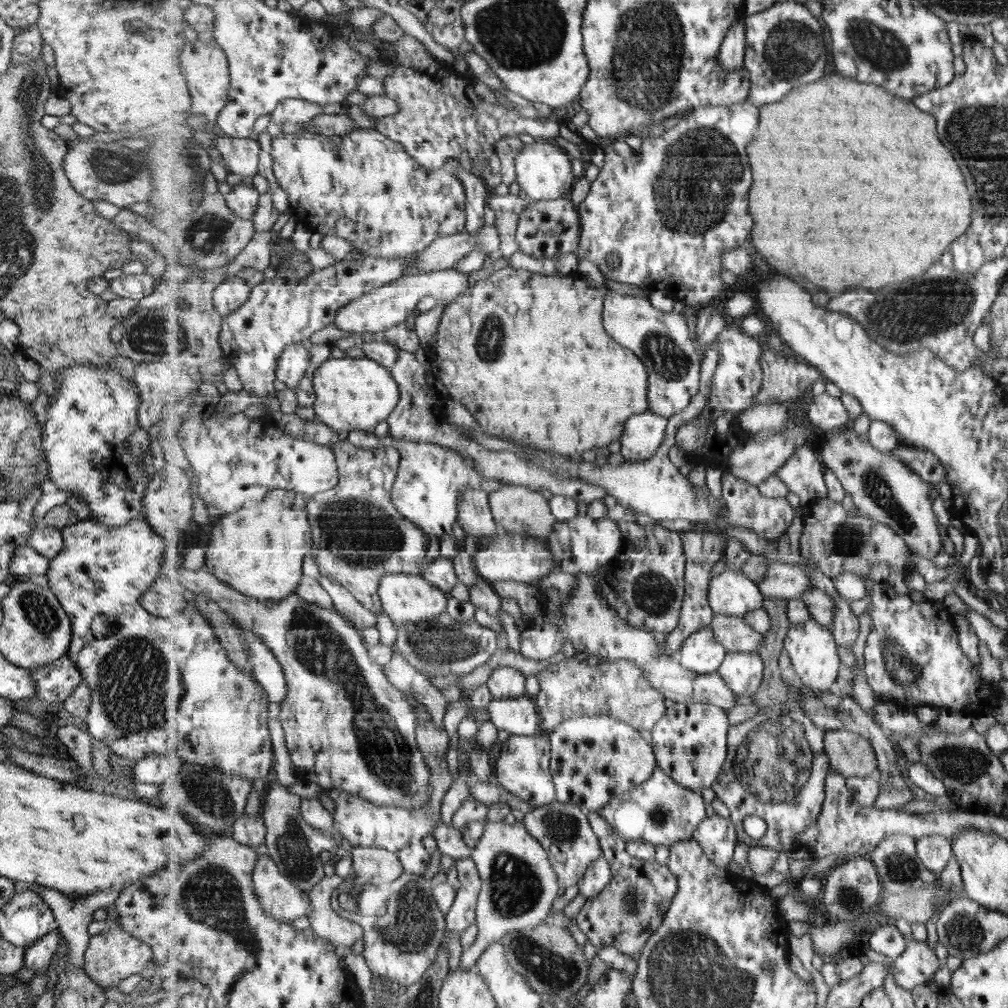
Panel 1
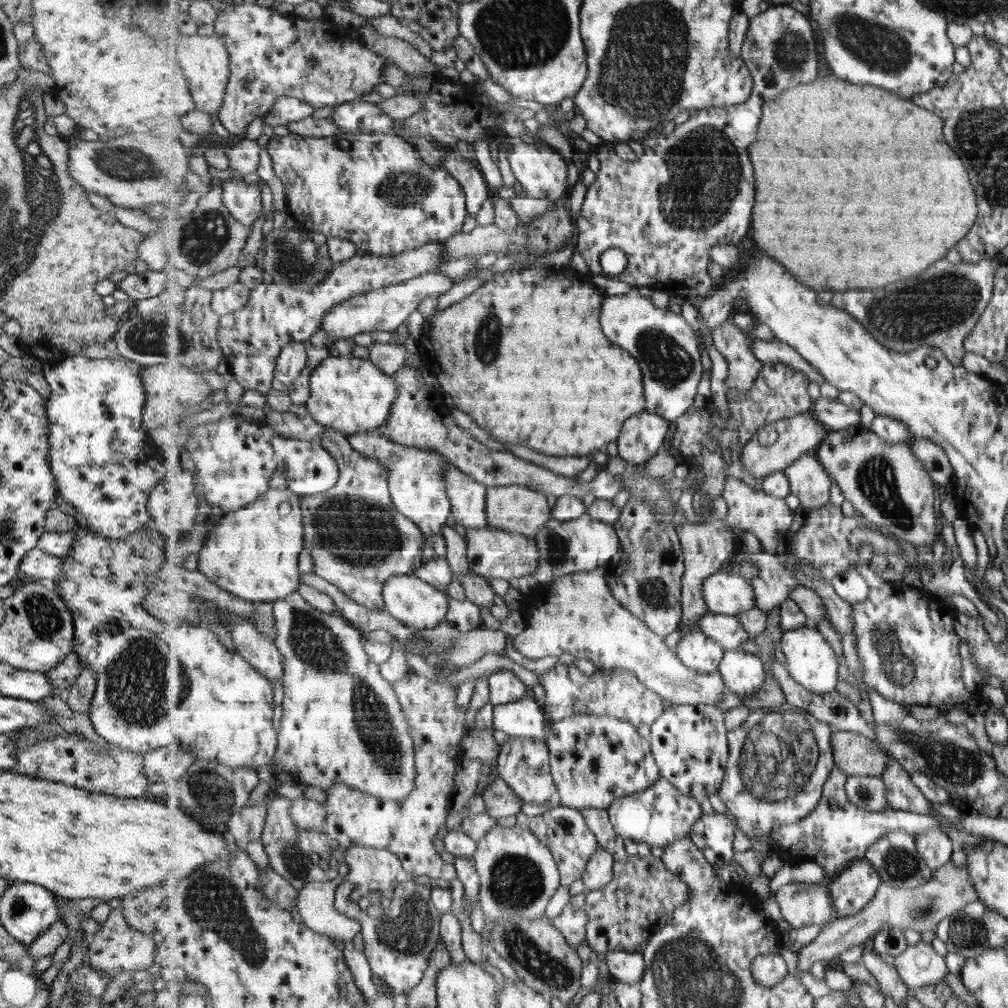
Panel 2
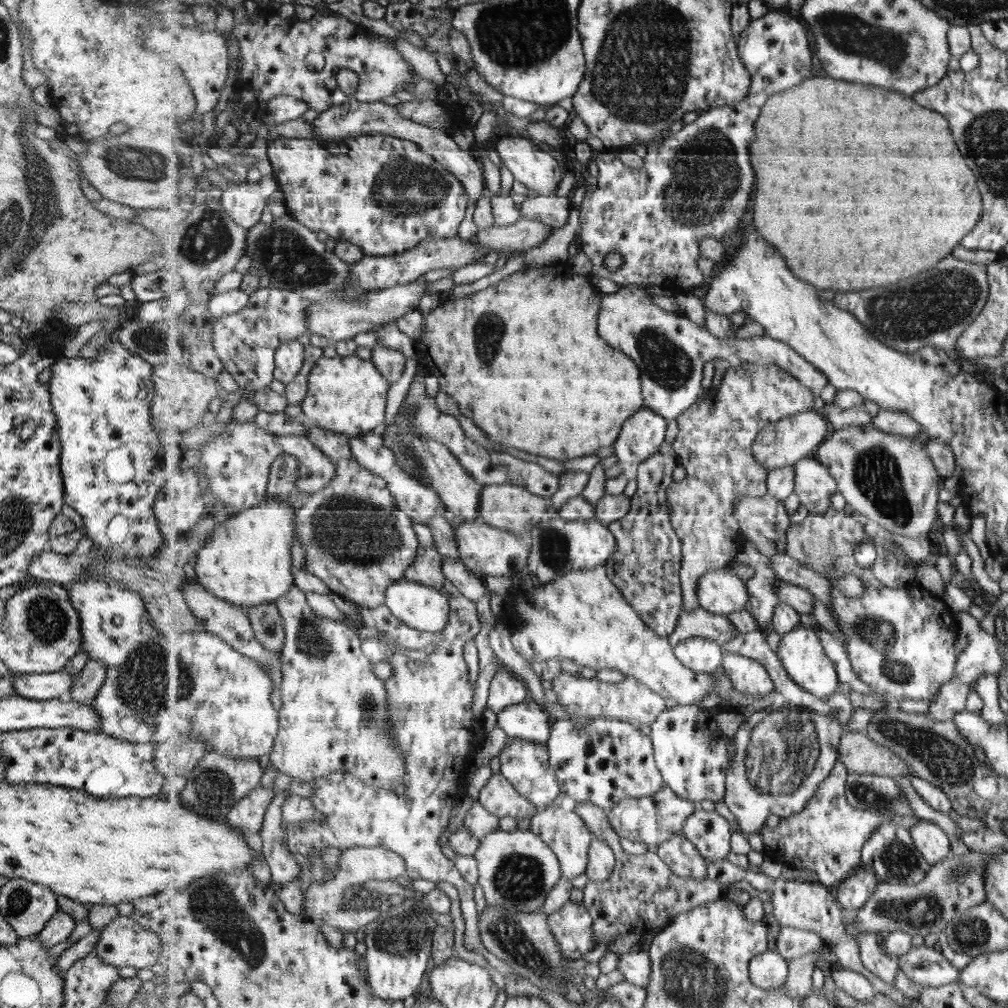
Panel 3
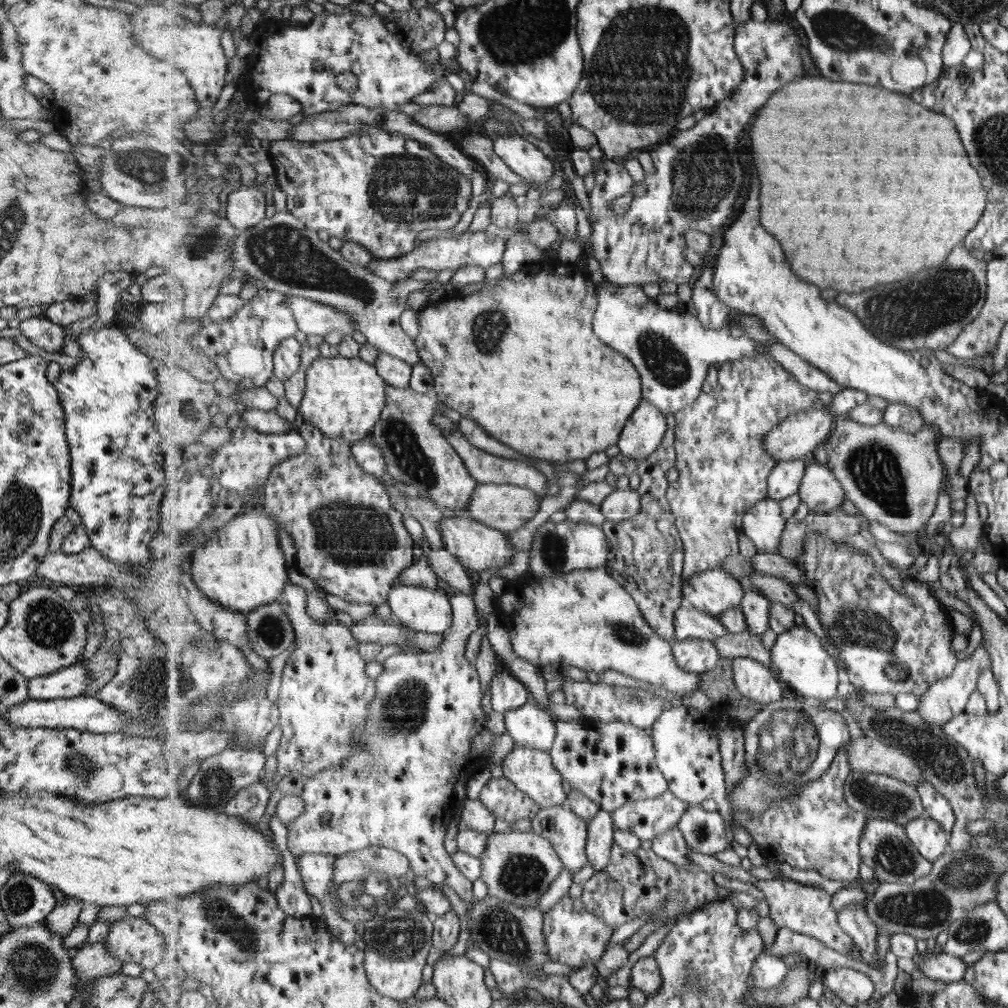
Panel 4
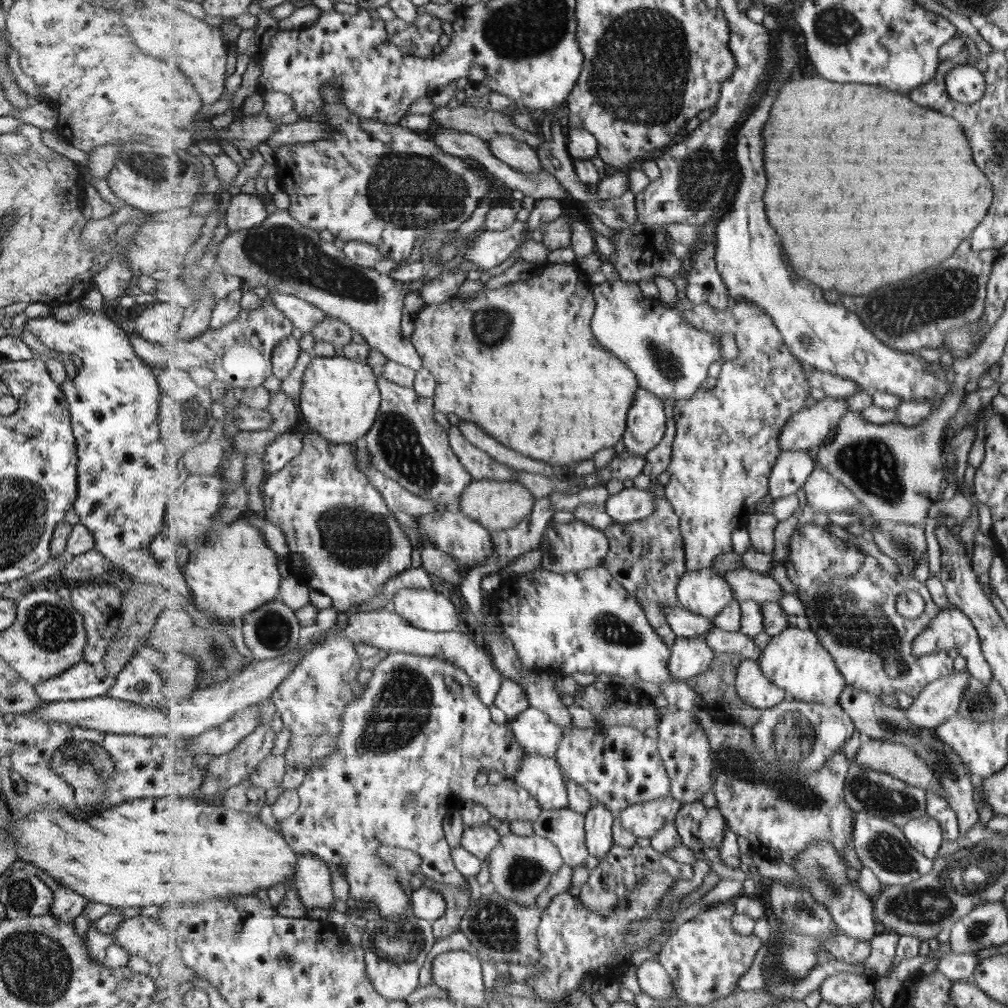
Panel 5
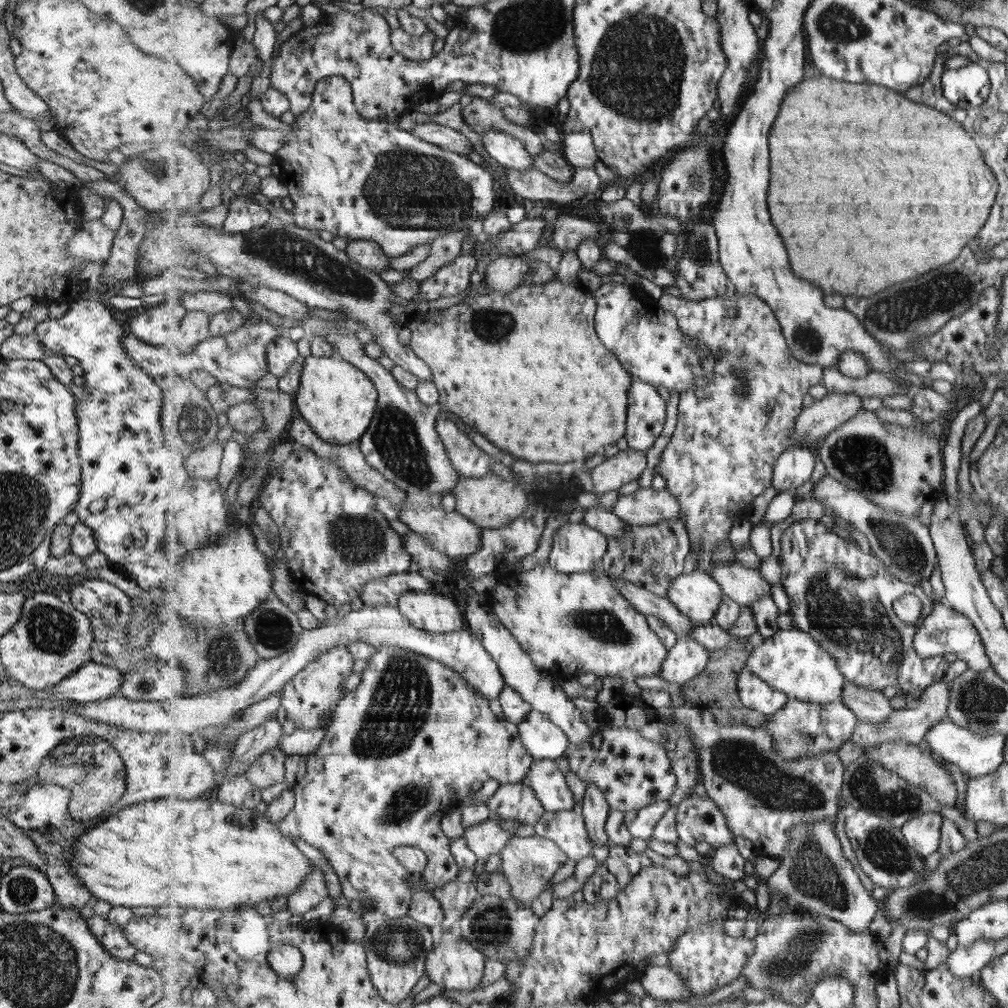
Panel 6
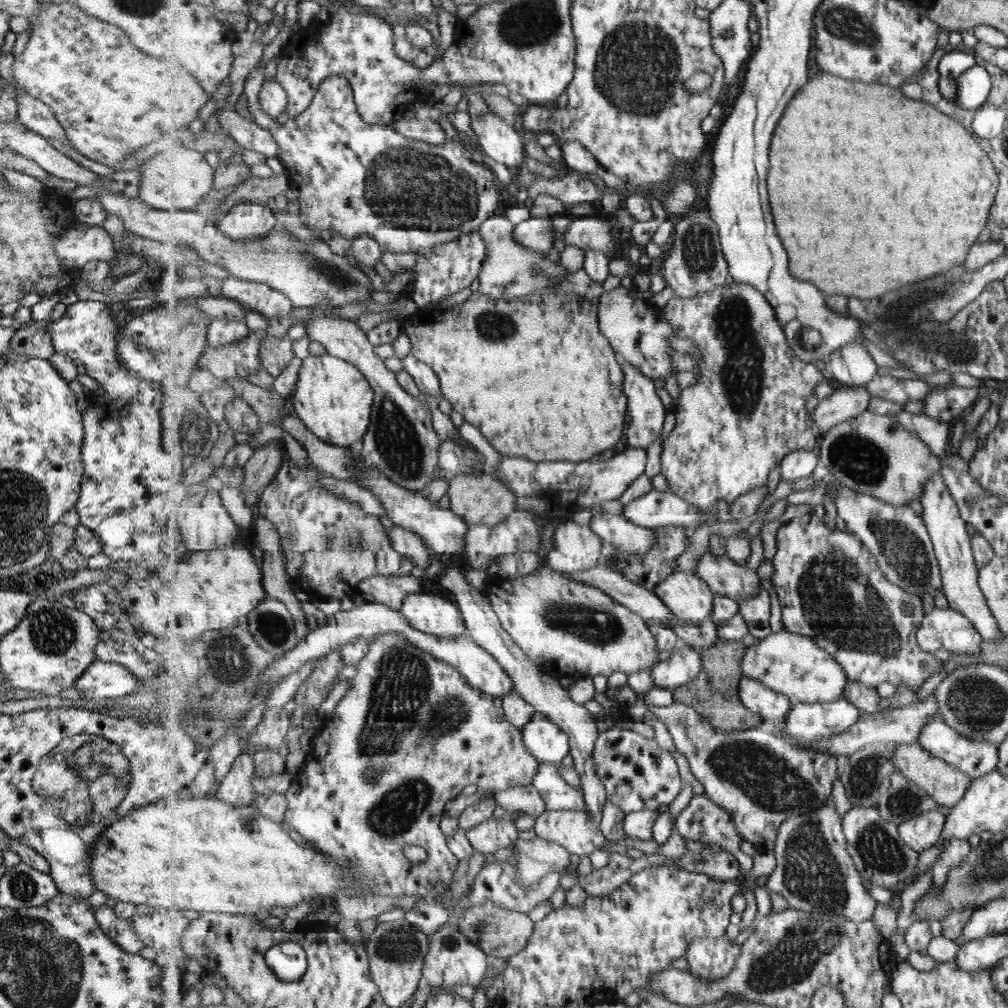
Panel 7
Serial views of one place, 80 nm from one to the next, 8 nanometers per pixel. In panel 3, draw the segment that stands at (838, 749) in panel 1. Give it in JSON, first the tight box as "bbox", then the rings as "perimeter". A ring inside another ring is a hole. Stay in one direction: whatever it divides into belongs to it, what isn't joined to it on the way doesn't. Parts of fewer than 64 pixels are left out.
{"bbox":[838,731,912,777],"perimeter":[[[866,731],[845,732],[839,745],[838,758],[843,761],[849,774],[912,777],[910,766],[888,746],[875,742]]]}

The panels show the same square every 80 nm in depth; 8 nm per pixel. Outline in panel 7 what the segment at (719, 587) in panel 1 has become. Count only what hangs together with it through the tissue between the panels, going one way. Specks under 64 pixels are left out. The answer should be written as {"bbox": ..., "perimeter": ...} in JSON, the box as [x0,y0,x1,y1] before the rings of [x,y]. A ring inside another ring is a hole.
{"bbox":[655,572,717,625],"perimeter":[[[677,572],[657,586],[655,592],[669,610],[688,625],[698,625],[714,613],[717,592],[695,573]]]}

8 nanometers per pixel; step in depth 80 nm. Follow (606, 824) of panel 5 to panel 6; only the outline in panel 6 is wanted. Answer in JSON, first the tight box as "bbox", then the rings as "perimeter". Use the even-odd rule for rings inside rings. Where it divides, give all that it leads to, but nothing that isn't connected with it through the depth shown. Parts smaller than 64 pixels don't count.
{"bbox":[582,782,611,846],"perimeter":[[[587,782],[582,813],[586,818],[586,827],[590,831],[590,839],[595,846],[611,844],[606,824],[610,815],[610,804],[600,788],[594,782]]]}

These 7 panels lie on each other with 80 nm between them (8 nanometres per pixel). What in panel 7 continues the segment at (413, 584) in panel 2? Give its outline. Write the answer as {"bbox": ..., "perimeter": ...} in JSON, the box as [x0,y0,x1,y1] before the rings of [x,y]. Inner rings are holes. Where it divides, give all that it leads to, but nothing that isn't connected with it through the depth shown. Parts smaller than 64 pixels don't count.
{"bbox":[400,592,467,639],"perimeter":[[[419,592],[409,595],[400,611],[417,630],[446,639],[467,634],[462,611],[452,598]]]}

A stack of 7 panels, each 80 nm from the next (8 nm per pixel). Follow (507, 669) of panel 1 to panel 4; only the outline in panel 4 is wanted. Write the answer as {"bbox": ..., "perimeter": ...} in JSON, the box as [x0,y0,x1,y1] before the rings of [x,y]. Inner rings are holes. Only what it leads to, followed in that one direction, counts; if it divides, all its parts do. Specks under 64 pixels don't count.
{"bbox":[490,670,532,713],"perimeter":[[[507,670],[499,672],[490,689],[493,708],[497,712],[506,713],[532,701],[530,690]]]}

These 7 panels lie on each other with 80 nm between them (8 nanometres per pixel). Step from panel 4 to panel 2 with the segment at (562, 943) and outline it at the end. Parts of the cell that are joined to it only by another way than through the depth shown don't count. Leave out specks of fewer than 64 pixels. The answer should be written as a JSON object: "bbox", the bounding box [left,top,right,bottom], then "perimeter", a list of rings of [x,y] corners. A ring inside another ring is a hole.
{"bbox":[553,904,589,950],"perimeter":[[[567,904],[562,910],[561,914],[555,917],[553,925],[557,927],[561,934],[565,936],[567,944],[577,950],[583,941],[587,940],[587,924],[589,924],[589,917],[584,908],[576,909],[571,904]]]}

